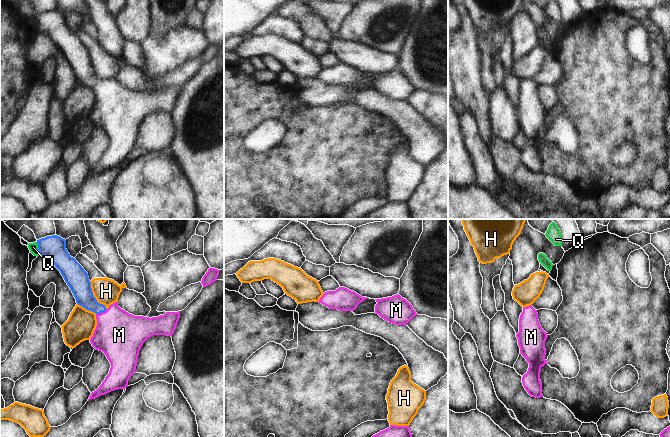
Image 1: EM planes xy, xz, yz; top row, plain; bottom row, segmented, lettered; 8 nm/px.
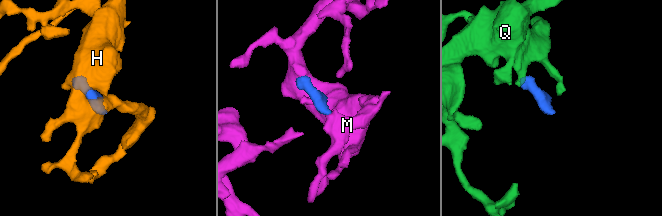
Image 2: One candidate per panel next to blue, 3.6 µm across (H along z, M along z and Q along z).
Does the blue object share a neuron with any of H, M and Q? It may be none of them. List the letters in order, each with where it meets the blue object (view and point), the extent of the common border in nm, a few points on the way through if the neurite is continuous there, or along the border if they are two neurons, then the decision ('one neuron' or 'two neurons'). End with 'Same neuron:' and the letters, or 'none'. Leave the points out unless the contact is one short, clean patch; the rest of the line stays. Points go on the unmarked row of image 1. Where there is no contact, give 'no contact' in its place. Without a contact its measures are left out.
H: meets blue in xy at (93, 72); contact 280 nm long; border along xy (89, 57), (95, 75), (106, 85); two neurons
M: meets blue in xy at (101, 88); contact 100 nm long; runs through xy (81, 64), (83, 70), (101, 88), (119, 111); one neuron
Q: meets blue in xy at (38, 24); contact 110 nm long; border along xy (36, 18), (39, 31); two neurons
Same neuron: M

